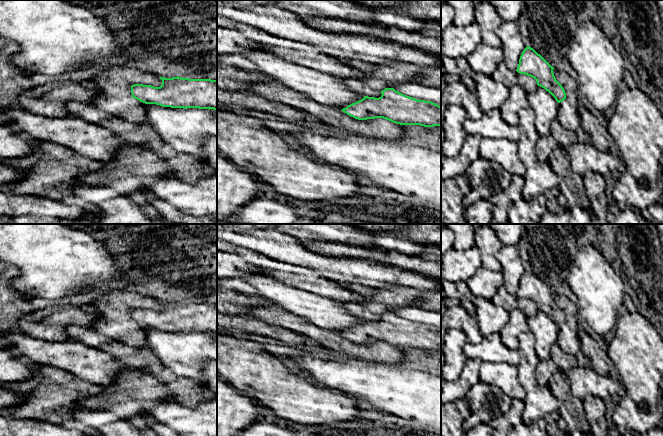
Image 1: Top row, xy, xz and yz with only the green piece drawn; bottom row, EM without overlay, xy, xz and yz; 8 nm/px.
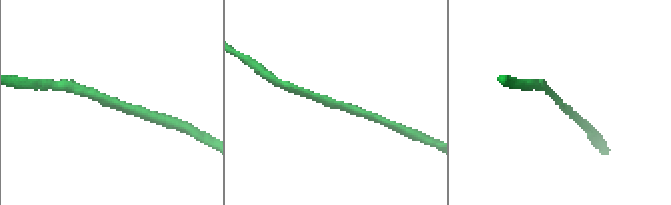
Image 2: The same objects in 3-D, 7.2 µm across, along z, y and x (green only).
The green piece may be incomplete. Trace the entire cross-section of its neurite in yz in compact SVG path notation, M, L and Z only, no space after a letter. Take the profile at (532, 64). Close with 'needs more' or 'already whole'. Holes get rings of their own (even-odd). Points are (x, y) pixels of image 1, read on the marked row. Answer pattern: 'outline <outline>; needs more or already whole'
outline M527 46L519 59L516 71L534 78L537 85L548 91L560 103L566 99L562 85L556 80L552 67L533 48Z; already whole

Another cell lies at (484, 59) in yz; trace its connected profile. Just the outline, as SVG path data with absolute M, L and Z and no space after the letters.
M482 42L466 59L474 72L491 76L503 61L503 50Z

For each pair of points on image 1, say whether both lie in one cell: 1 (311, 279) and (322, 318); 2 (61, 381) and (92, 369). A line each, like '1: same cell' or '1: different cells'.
1: different cells
2: different cells

